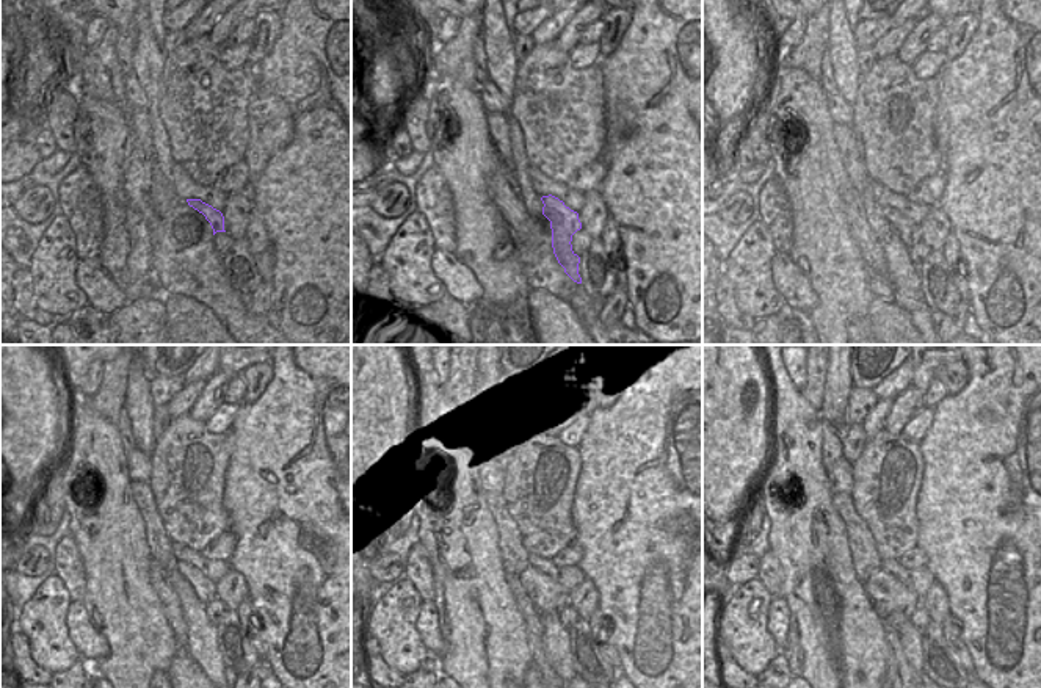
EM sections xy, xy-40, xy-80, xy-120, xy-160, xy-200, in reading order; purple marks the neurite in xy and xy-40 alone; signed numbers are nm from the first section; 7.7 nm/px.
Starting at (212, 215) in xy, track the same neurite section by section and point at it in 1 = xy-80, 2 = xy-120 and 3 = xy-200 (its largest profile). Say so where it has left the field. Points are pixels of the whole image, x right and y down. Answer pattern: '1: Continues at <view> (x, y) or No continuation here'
1: Continues at xy-80 (910, 234)
2: Continues at xy-120 (206, 590)
3: Continues at xy-200 (894, 602)

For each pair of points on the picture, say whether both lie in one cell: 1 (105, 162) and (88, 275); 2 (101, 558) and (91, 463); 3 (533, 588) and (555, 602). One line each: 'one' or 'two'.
1: two
2: one
3: one

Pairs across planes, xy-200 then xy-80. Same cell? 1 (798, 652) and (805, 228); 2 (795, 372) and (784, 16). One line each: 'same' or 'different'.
1: same
2: different

